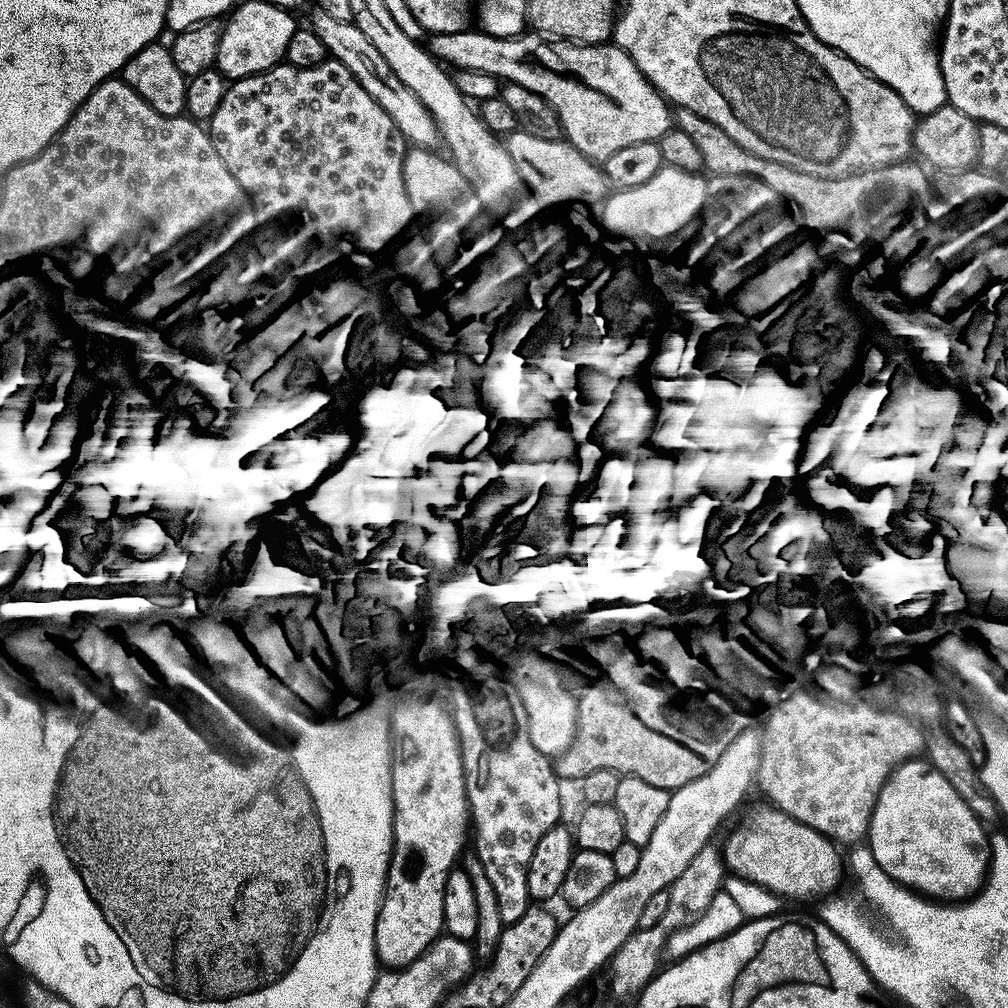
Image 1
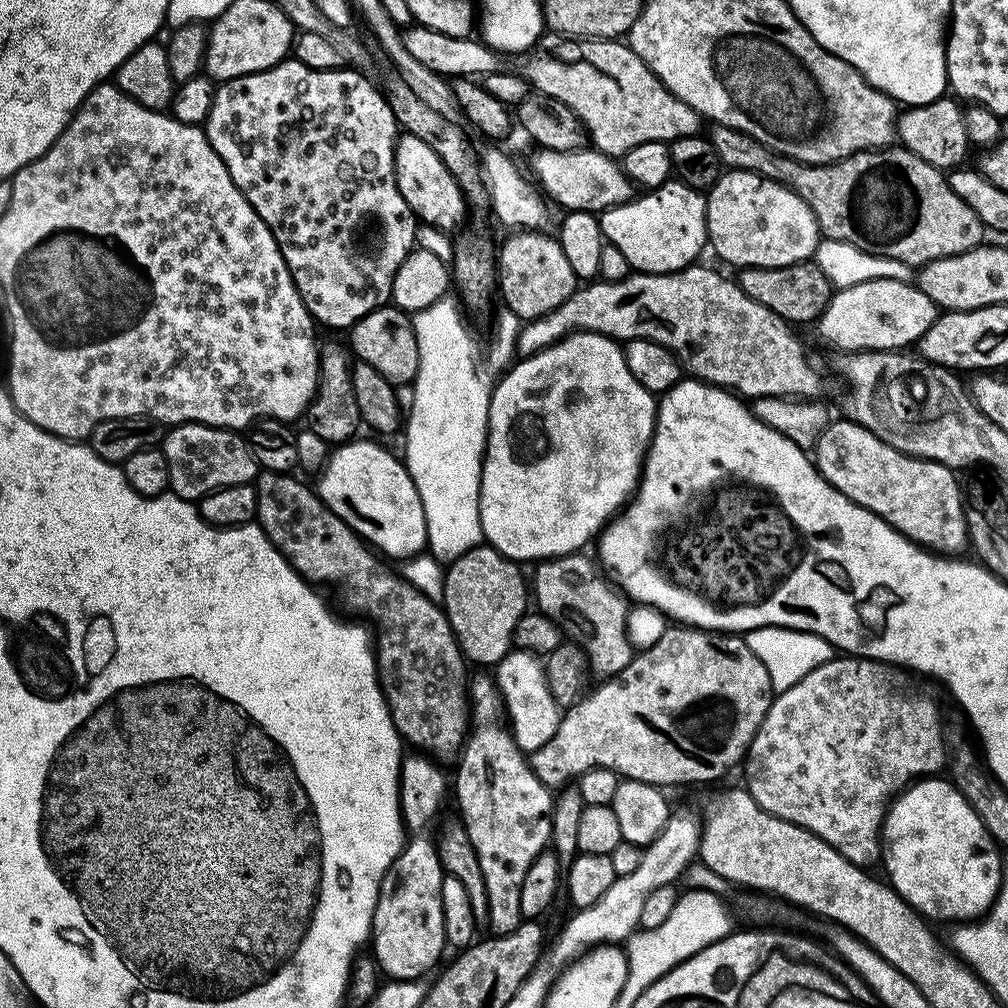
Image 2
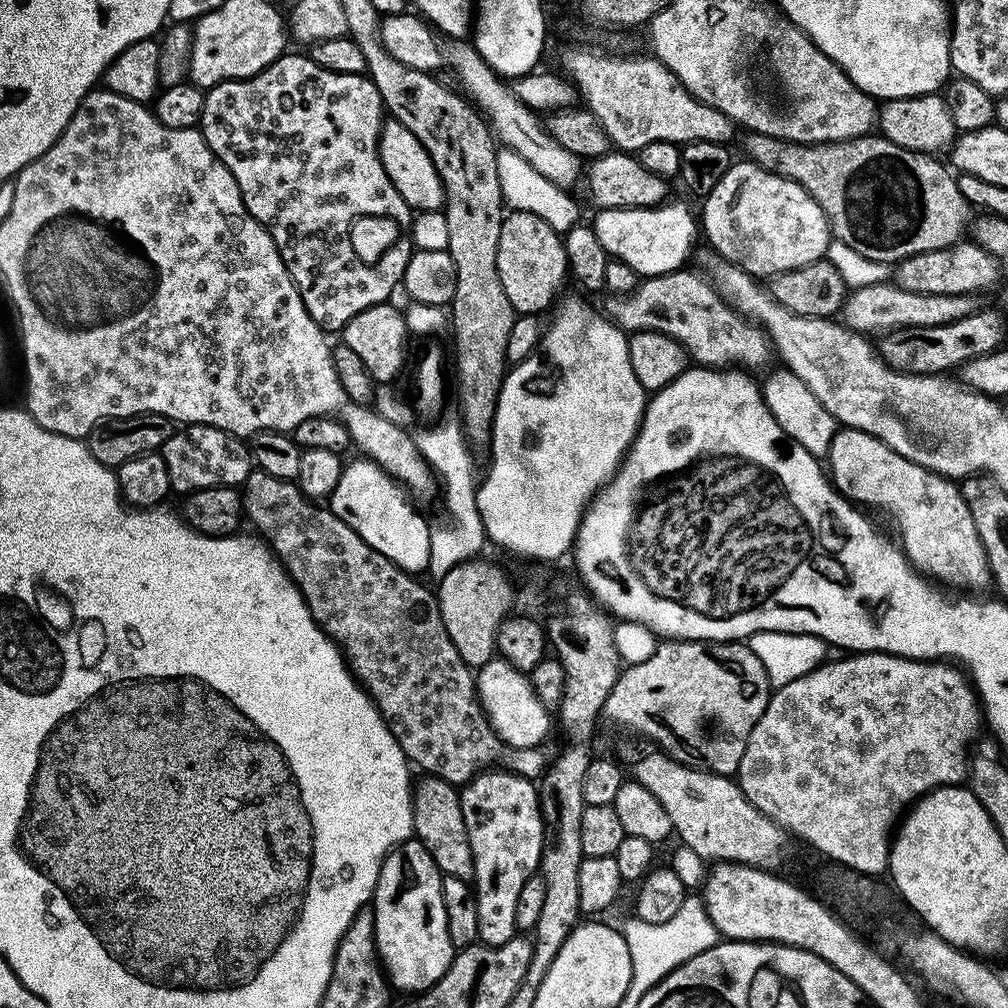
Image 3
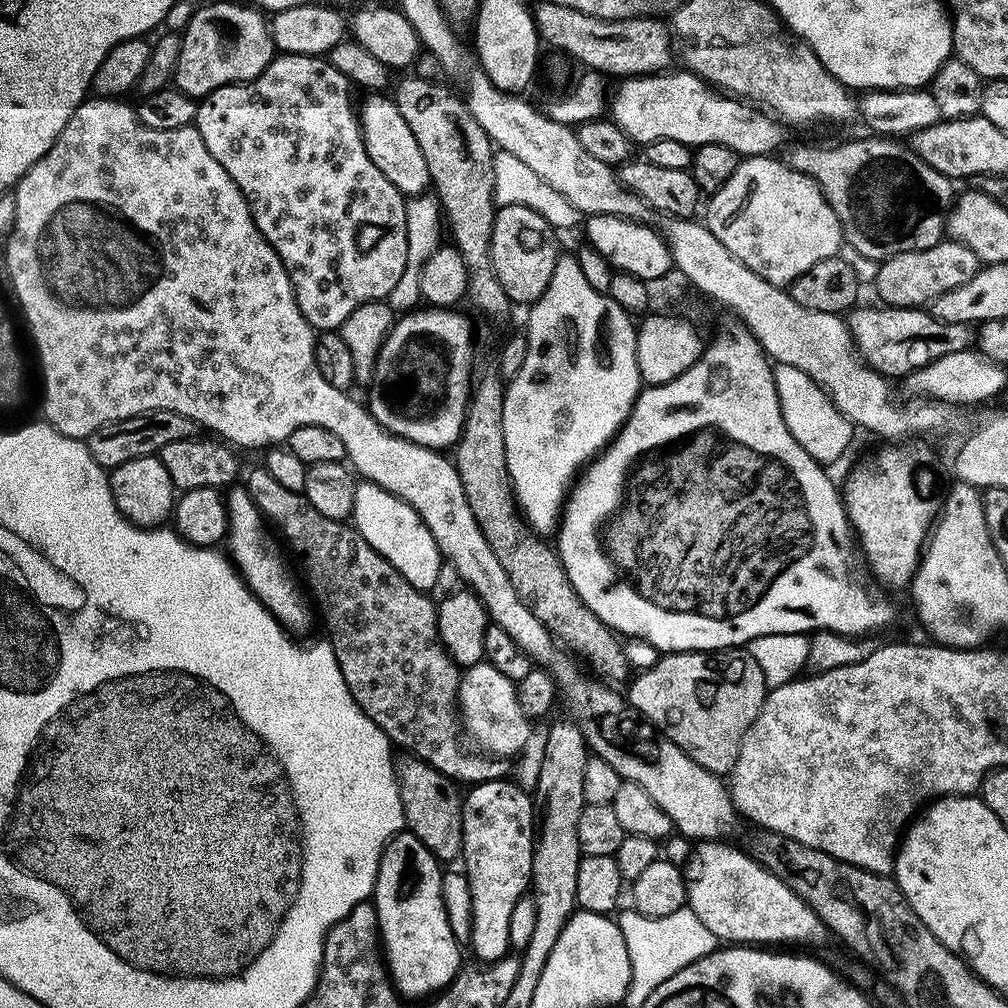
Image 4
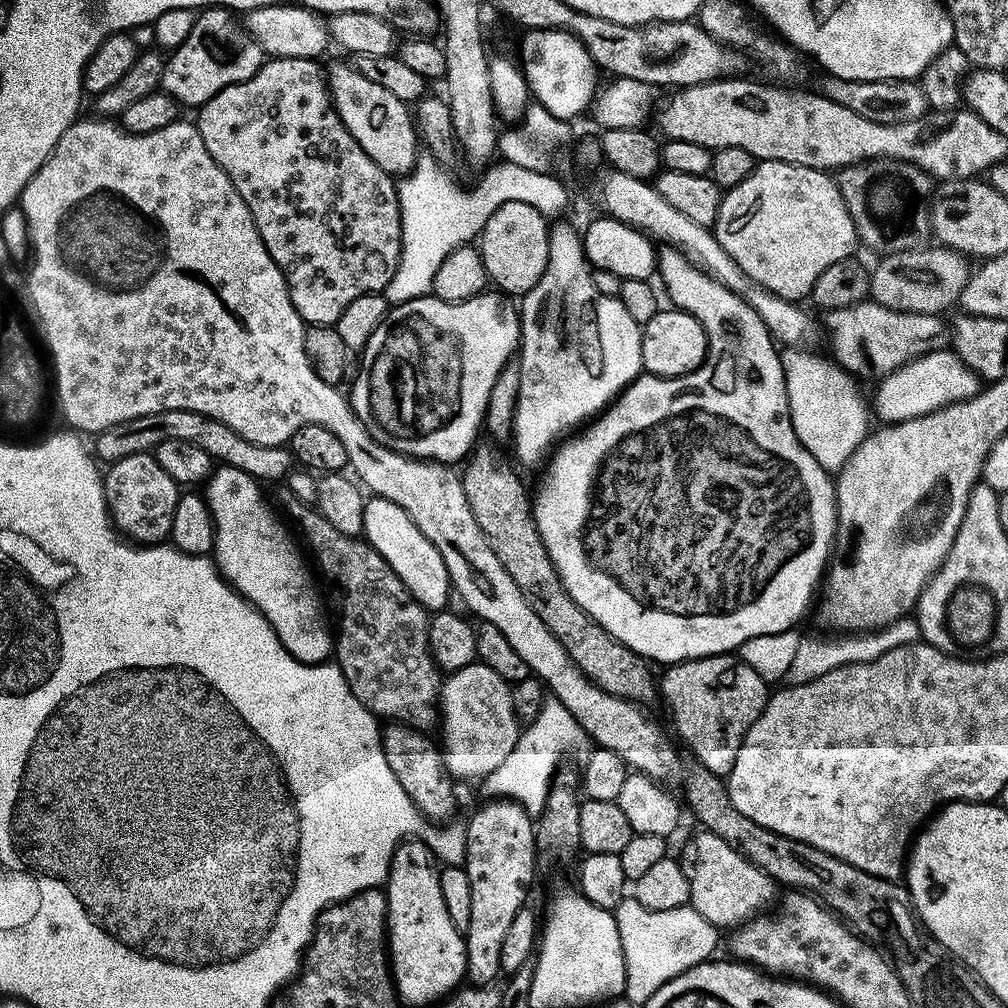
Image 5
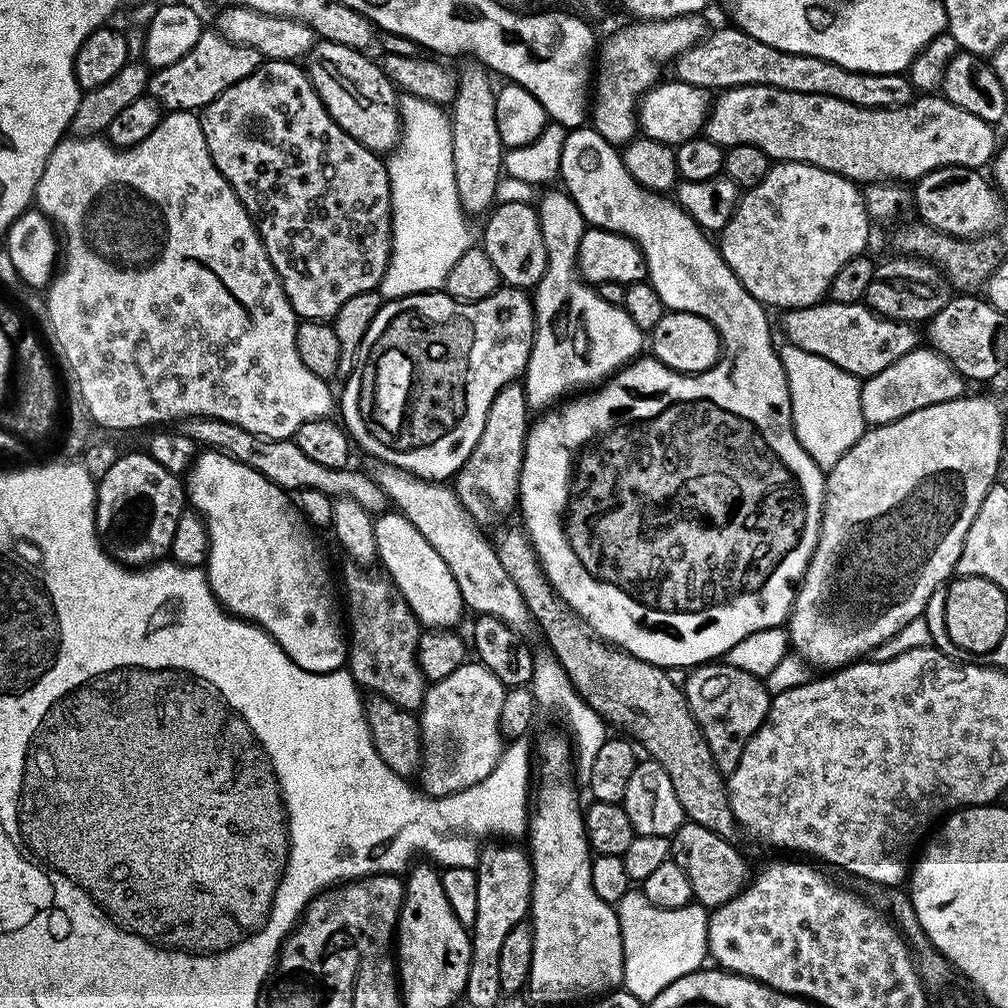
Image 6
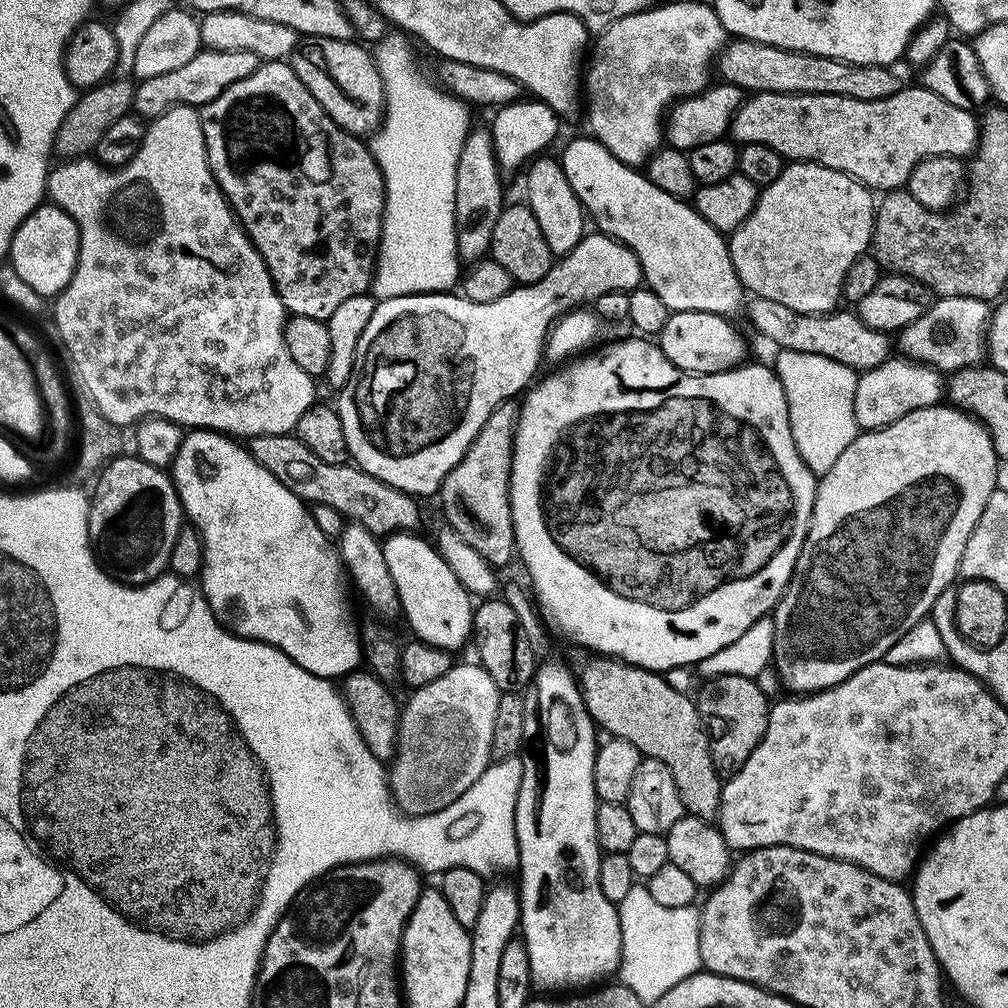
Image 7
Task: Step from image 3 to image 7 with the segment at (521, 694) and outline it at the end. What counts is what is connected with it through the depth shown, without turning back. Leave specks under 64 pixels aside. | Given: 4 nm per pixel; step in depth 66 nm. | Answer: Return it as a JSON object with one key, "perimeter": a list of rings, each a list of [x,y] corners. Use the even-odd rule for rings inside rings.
{"perimeter":[[[472,662],[472,664],[453,663],[452,668],[446,670],[446,674],[442,674],[442,678],[438,678],[438,682],[430,682],[430,686],[422,686],[411,693],[412,697],[409,698],[408,704],[406,700],[400,713],[400,725],[398,726],[398,738],[396,739],[396,754],[392,757],[390,767],[386,772],[388,787],[392,793],[392,798],[396,801],[396,807],[401,812],[410,816],[425,816],[426,814],[432,814],[438,810],[442,810],[446,806],[450,806],[450,802],[462,798],[462,794],[466,794],[466,790],[470,790],[470,786],[474,786],[474,782],[478,782],[478,778],[482,778],[482,774],[488,769],[489,763],[493,759],[492,739],[494,738],[494,714],[498,710],[498,698],[500,694],[500,688],[494,686],[494,678],[490,678],[490,674],[486,674],[486,670],[476,662]]]}

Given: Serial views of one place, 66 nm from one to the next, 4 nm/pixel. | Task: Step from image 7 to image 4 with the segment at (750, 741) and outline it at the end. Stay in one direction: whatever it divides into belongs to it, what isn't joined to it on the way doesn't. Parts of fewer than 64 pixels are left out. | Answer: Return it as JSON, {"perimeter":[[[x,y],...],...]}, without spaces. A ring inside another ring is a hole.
{"perimeter":[[[739,647],[721,650],[719,652],[670,652],[659,657],[660,661],[657,664],[649,666],[645,672],[640,672],[631,677],[630,683],[627,685],[628,692],[626,691],[626,699],[637,713],[647,723],[652,724],[656,731],[661,732],[666,738],[670,738],[670,742],[674,742],[679,746],[690,759],[698,762],[698,766],[702,766],[706,770],[715,772],[717,774],[731,773],[734,762],[738,762],[738,754],[742,746],[742,738],[746,738],[746,730],[750,730],[750,726],[758,718],[758,714],[762,710],[764,700],[769,694],[768,683],[764,681],[762,670],[758,667],[758,662],[754,662],[754,658],[746,650],[741,650]]]}

